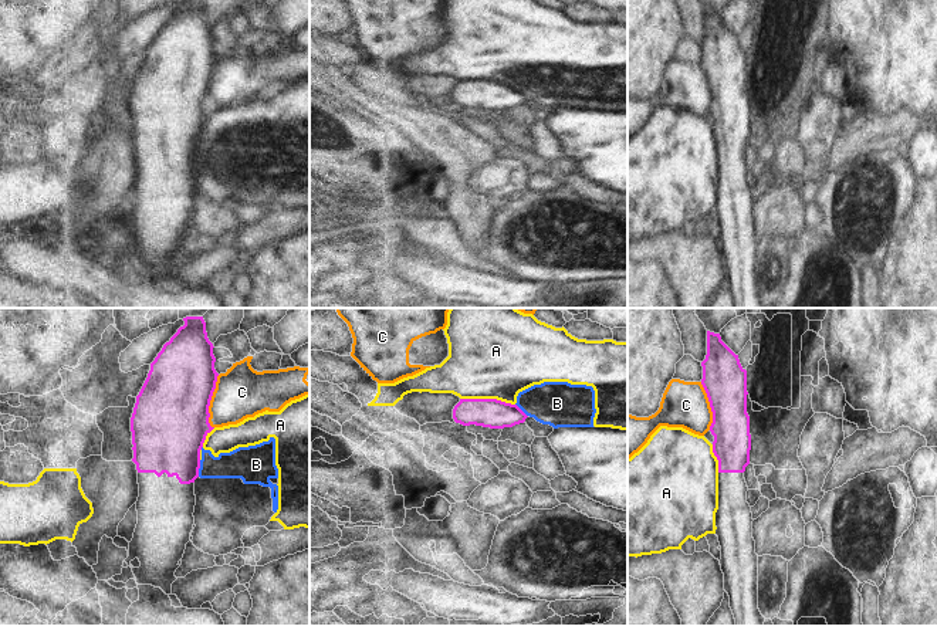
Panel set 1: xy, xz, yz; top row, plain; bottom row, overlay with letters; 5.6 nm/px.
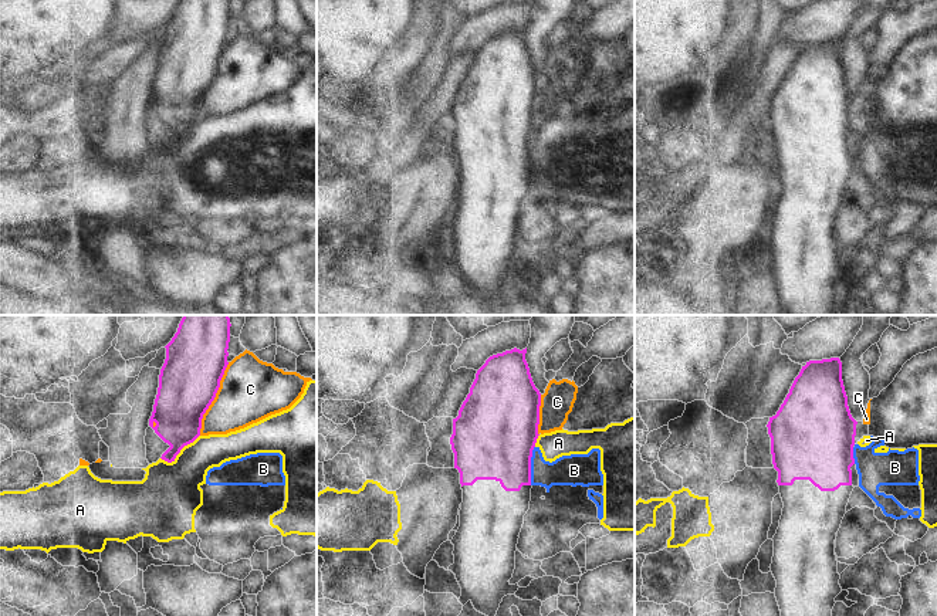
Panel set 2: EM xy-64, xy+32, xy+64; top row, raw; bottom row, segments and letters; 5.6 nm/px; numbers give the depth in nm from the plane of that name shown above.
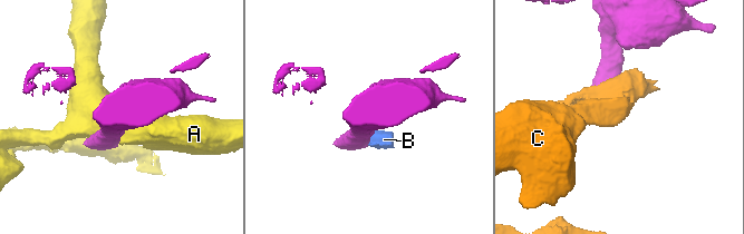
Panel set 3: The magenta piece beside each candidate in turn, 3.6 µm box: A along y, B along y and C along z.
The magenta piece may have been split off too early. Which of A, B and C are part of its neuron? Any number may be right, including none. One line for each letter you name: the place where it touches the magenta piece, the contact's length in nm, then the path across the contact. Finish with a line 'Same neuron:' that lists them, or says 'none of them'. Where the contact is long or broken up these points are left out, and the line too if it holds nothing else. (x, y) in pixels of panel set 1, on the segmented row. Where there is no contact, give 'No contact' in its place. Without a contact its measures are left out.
Same neuron: none of them.

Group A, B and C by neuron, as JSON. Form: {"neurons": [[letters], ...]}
{"neurons": [["A", "B"], ["C"]]}

